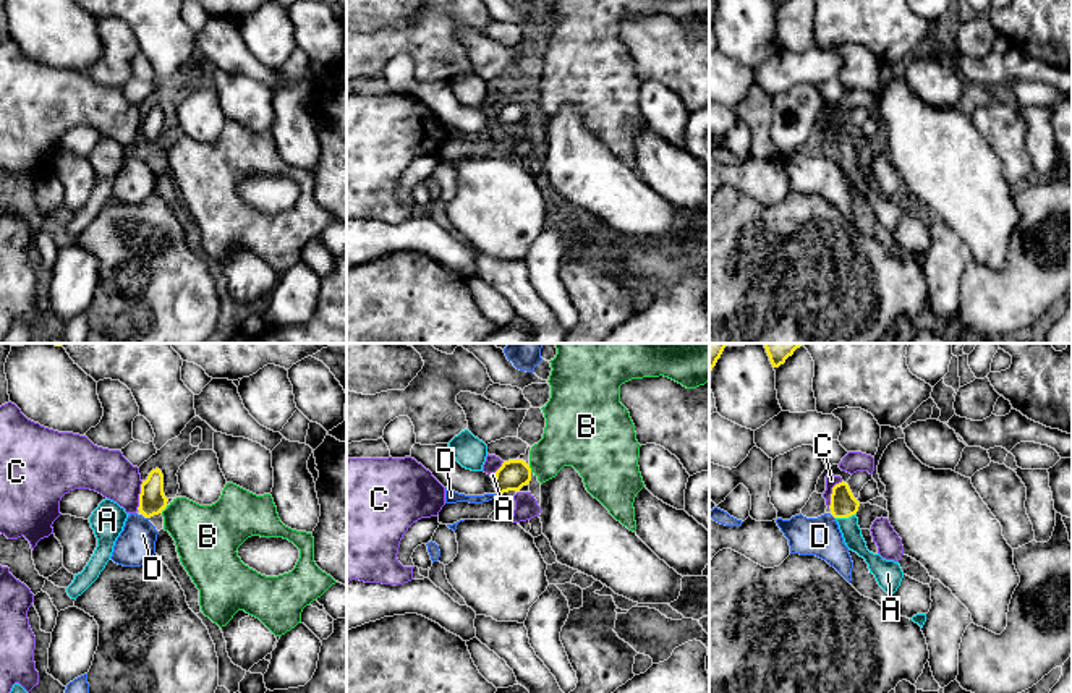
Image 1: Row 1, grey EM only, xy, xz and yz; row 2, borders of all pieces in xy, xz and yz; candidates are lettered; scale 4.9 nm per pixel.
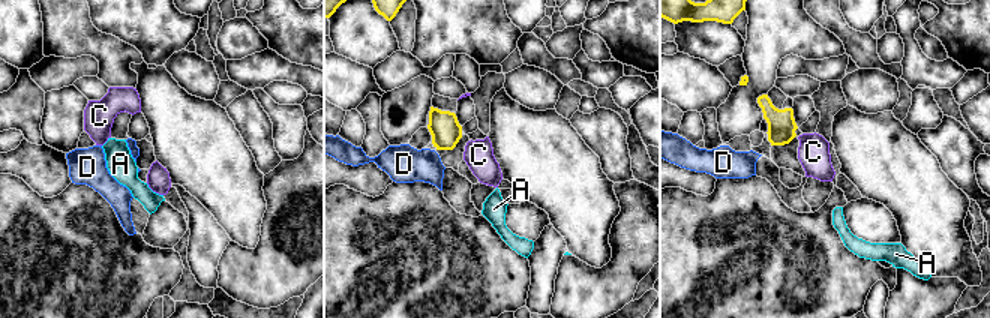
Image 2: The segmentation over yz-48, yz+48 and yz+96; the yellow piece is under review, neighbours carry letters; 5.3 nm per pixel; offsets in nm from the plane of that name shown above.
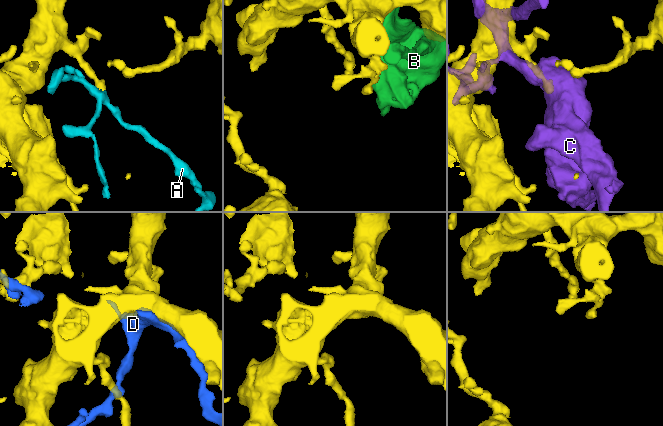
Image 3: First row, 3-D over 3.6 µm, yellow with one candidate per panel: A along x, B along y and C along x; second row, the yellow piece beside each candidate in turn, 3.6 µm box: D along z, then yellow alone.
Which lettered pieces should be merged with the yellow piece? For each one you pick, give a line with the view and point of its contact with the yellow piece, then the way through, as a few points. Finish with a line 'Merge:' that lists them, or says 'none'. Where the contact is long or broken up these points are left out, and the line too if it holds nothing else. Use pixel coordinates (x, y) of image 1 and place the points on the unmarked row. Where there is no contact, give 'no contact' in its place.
A: yz (846, 154) | across yz (842, 140), (846, 154), (849, 164)
Merge: A

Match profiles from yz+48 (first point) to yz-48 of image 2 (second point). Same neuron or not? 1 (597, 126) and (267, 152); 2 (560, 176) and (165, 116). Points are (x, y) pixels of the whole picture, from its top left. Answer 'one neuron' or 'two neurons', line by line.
1: one neuron
2: one neuron

